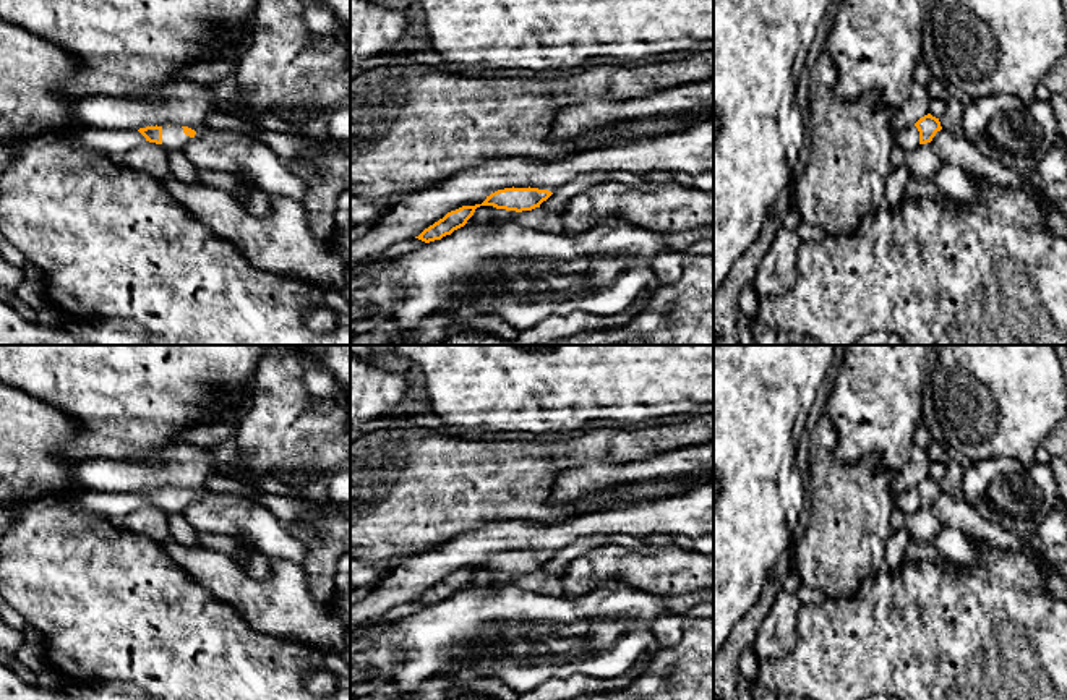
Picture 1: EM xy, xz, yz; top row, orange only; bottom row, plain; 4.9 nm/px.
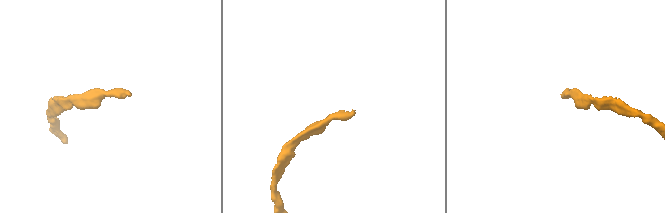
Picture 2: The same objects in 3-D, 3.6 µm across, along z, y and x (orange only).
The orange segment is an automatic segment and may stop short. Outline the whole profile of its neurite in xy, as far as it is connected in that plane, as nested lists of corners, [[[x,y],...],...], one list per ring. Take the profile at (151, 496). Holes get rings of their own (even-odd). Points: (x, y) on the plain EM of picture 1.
[[[164,488],[138,493],[146,504],[161,507],[165,514],[183,514],[195,501],[196,494],[188,489]]]

